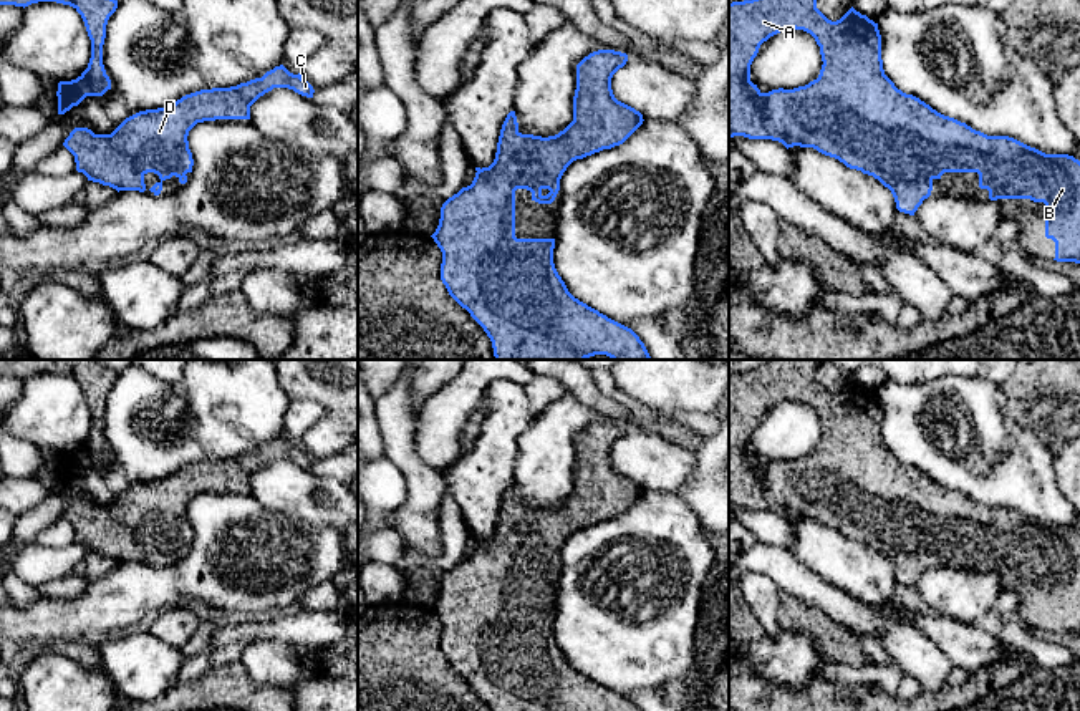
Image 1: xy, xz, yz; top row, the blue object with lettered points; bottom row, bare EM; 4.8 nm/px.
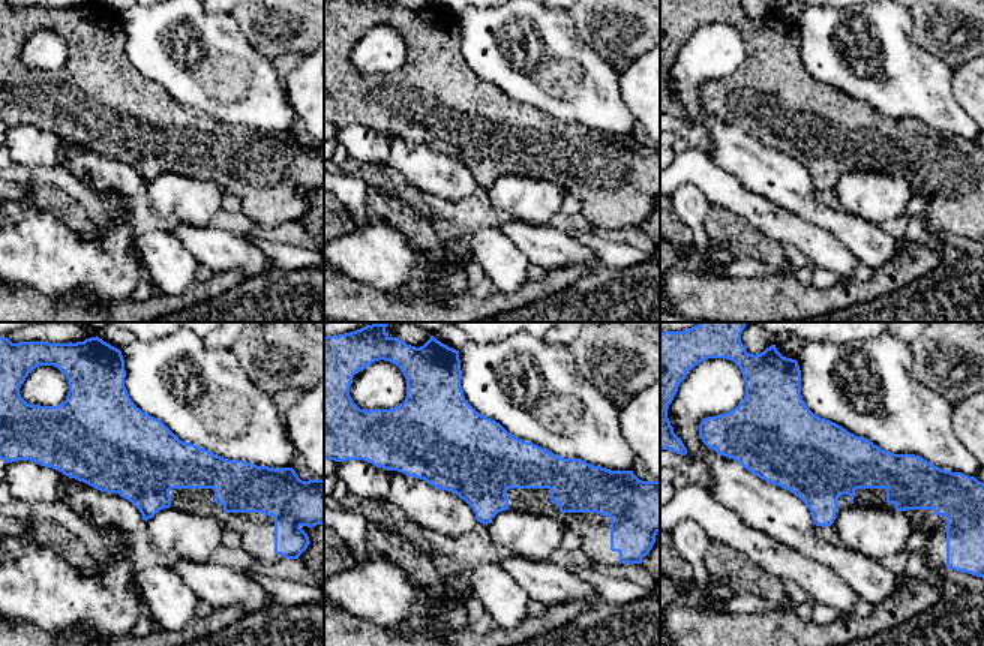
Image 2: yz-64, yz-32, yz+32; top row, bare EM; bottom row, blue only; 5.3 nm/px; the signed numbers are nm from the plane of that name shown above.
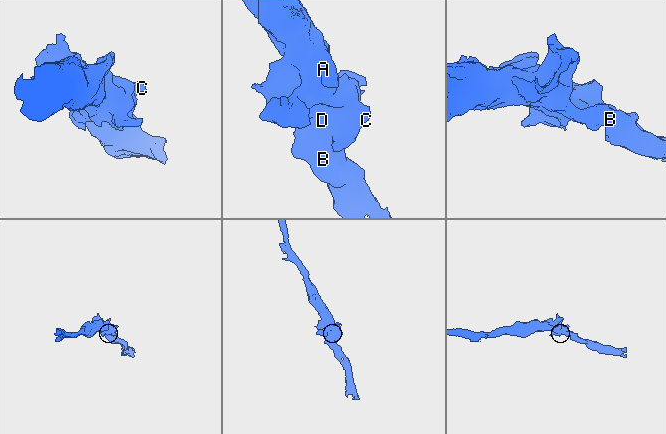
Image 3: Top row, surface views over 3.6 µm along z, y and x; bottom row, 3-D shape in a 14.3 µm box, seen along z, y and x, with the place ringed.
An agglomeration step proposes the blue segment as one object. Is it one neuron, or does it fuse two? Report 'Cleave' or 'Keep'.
Keep

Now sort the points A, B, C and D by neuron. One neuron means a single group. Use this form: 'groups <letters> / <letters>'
groups A B C D

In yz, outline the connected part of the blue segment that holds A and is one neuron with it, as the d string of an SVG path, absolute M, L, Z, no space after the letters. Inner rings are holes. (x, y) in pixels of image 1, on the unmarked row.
M772 360L762 368L729 375L729 510L744 507L779 512L787 520L813 519L850 540L878 550L891 562L896 580L909 587L914 587L923 572L931 567L933 552L941 550L944 544L977 544L979 559L989 562L991 572L1044 573L1045 608L1055 613L1053 631L1080 635L1080 532L1068 525L1045 525L1009 507L987 507L903 464L885 446L878 394L853 378L840 391L832 393L817 380L818 366L820 360ZM787 399L803 401L815 409L823 433L820 446L805 457L762 464L750 452L750 436L760 416Z

